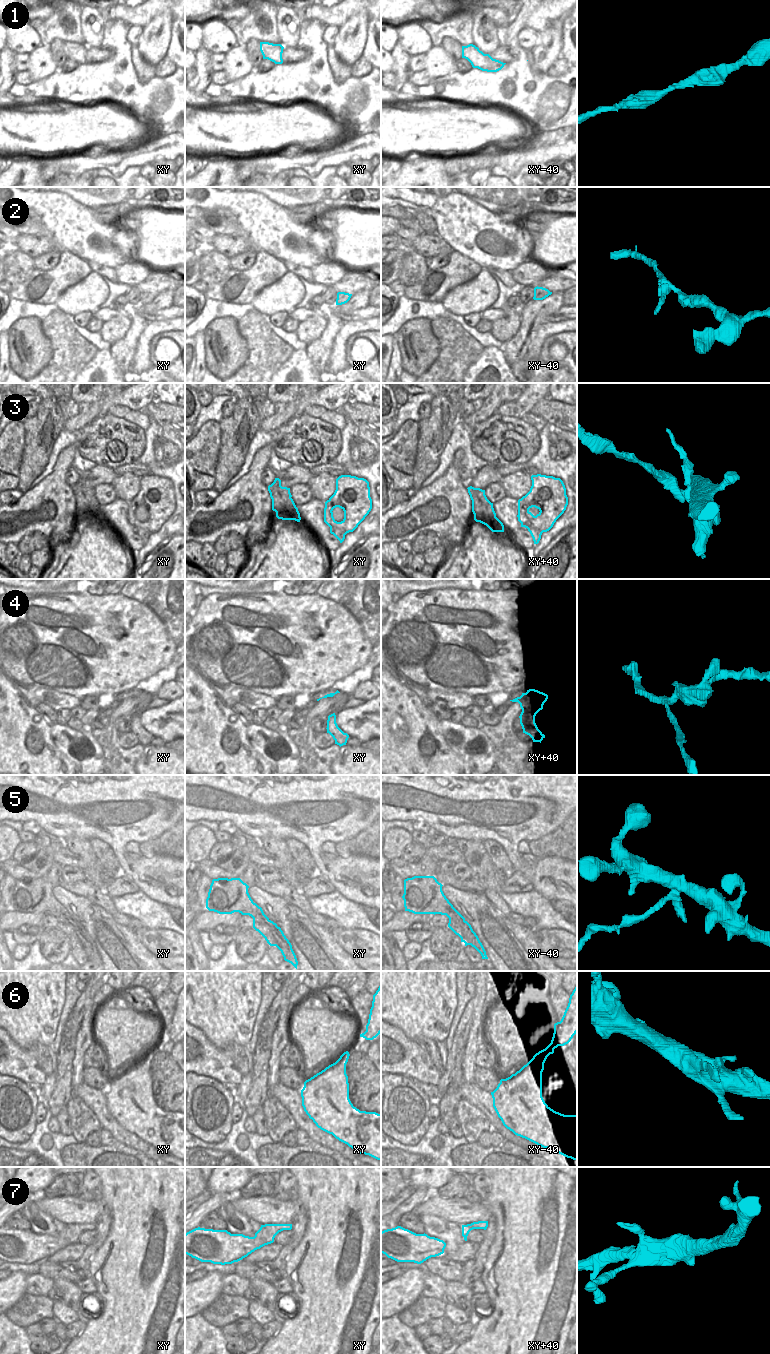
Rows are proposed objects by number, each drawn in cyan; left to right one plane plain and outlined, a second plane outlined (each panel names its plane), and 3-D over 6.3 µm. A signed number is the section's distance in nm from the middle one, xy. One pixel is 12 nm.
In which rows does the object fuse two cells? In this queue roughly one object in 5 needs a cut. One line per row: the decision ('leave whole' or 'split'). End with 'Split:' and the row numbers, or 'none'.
1: leave whole
2: leave whole
3: split
4: split
5: split
6: leave whole
7: leave whole
Split: 3, 4, 5

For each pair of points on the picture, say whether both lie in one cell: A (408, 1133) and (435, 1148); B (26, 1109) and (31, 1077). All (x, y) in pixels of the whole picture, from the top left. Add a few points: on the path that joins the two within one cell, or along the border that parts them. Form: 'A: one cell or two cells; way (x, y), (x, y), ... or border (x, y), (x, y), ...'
A: two cells; border (430, 1123), (414, 1145), (396, 1140)
B: two cells; border (10, 1075), (29, 1085)

